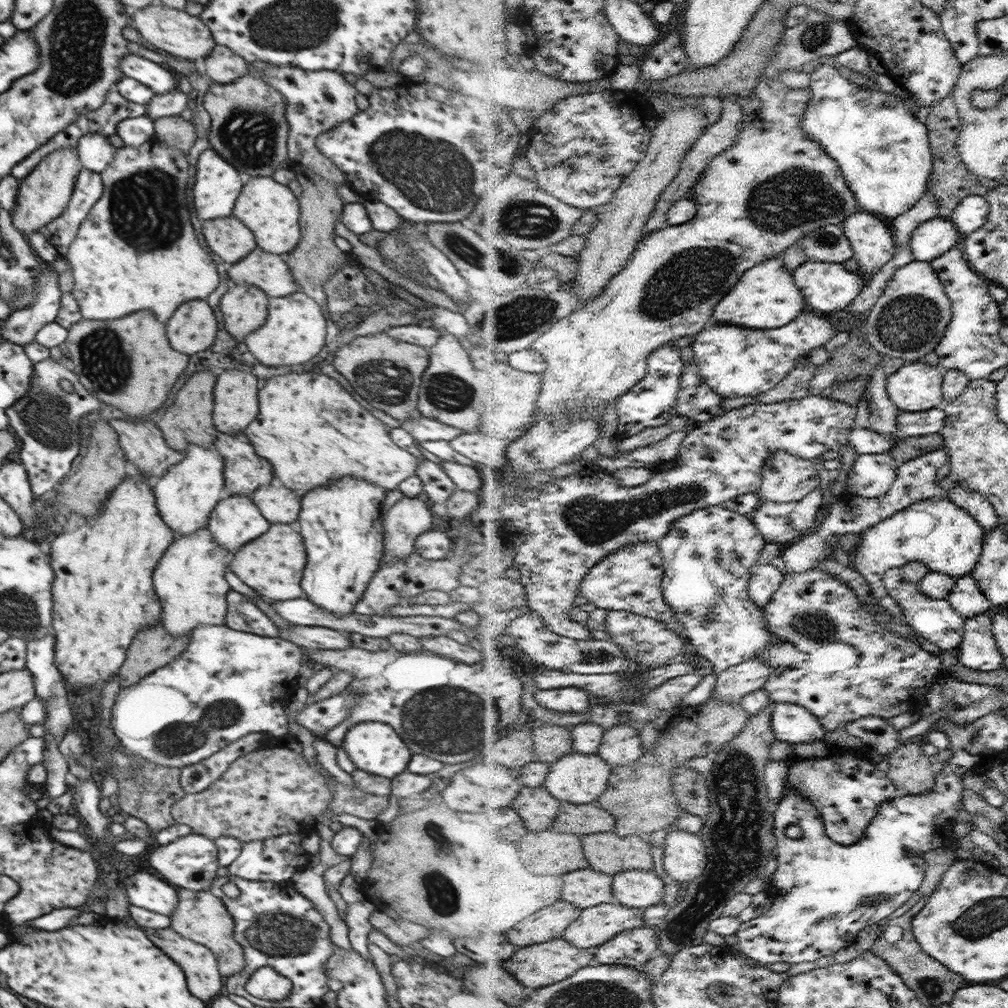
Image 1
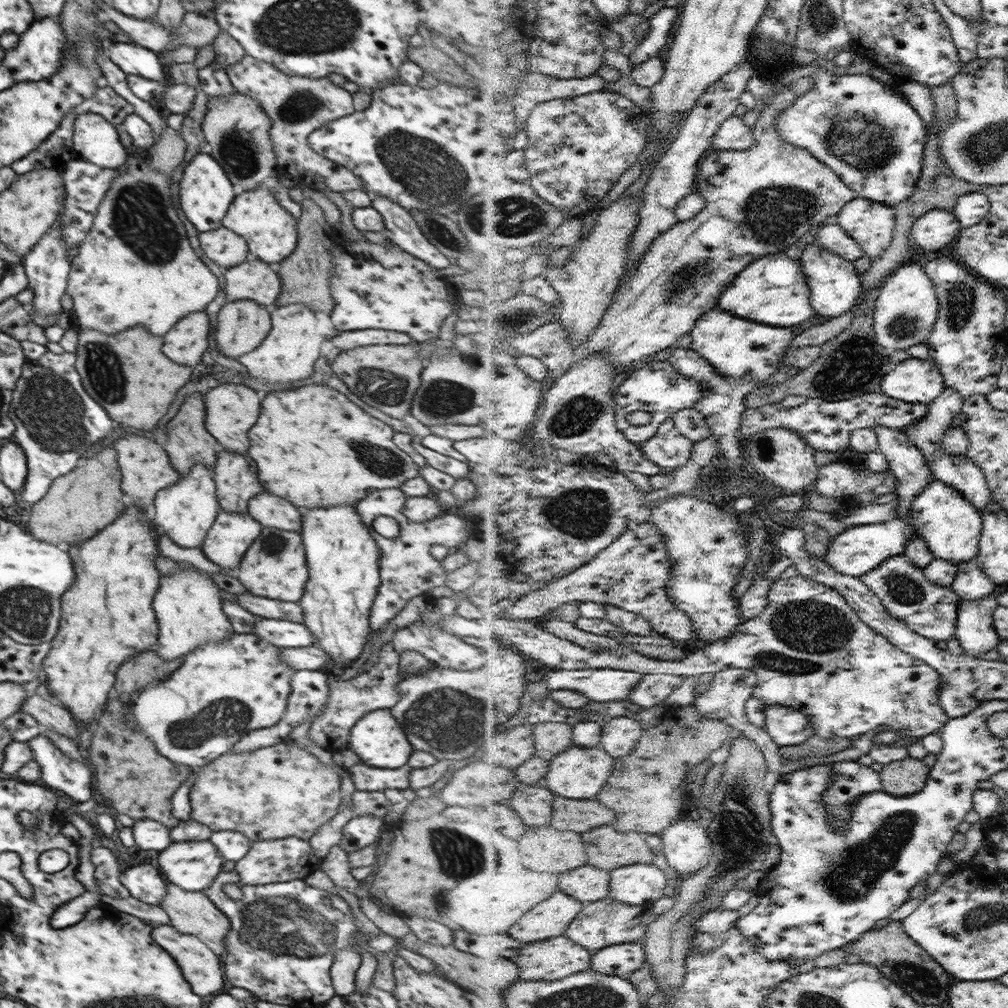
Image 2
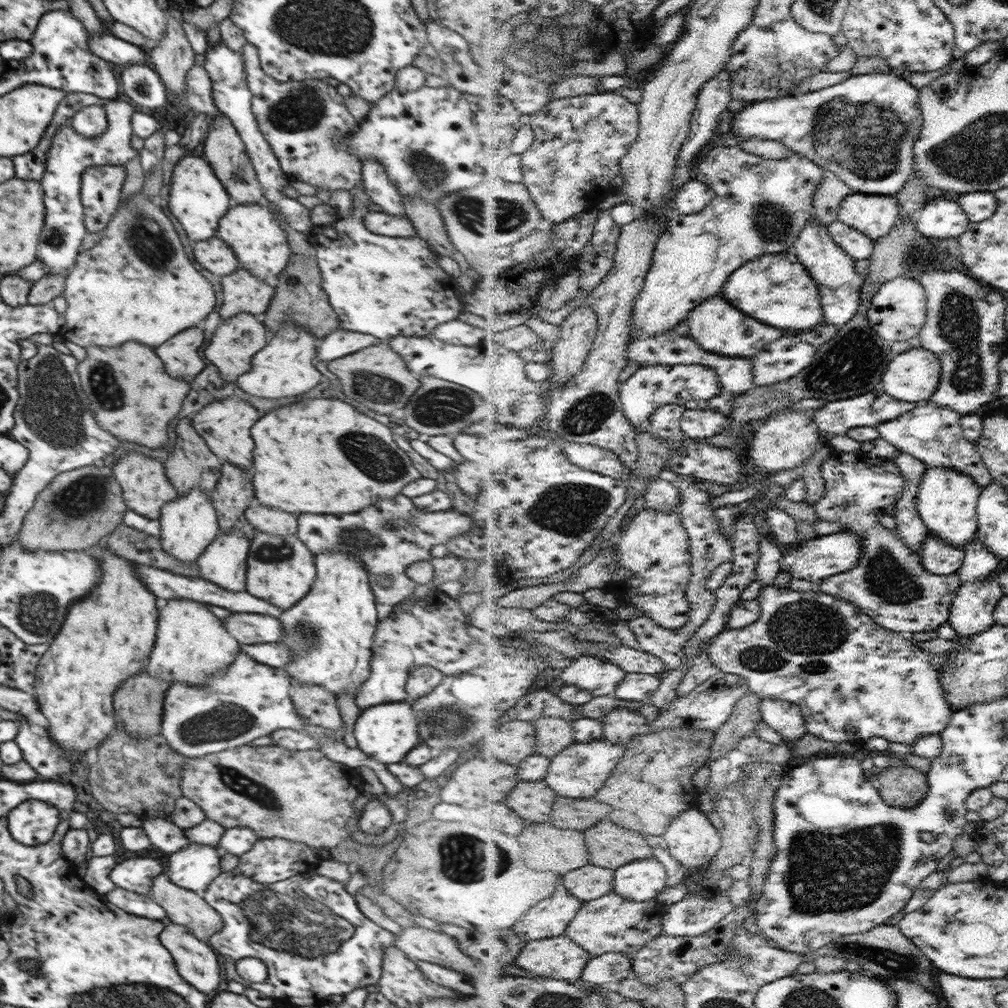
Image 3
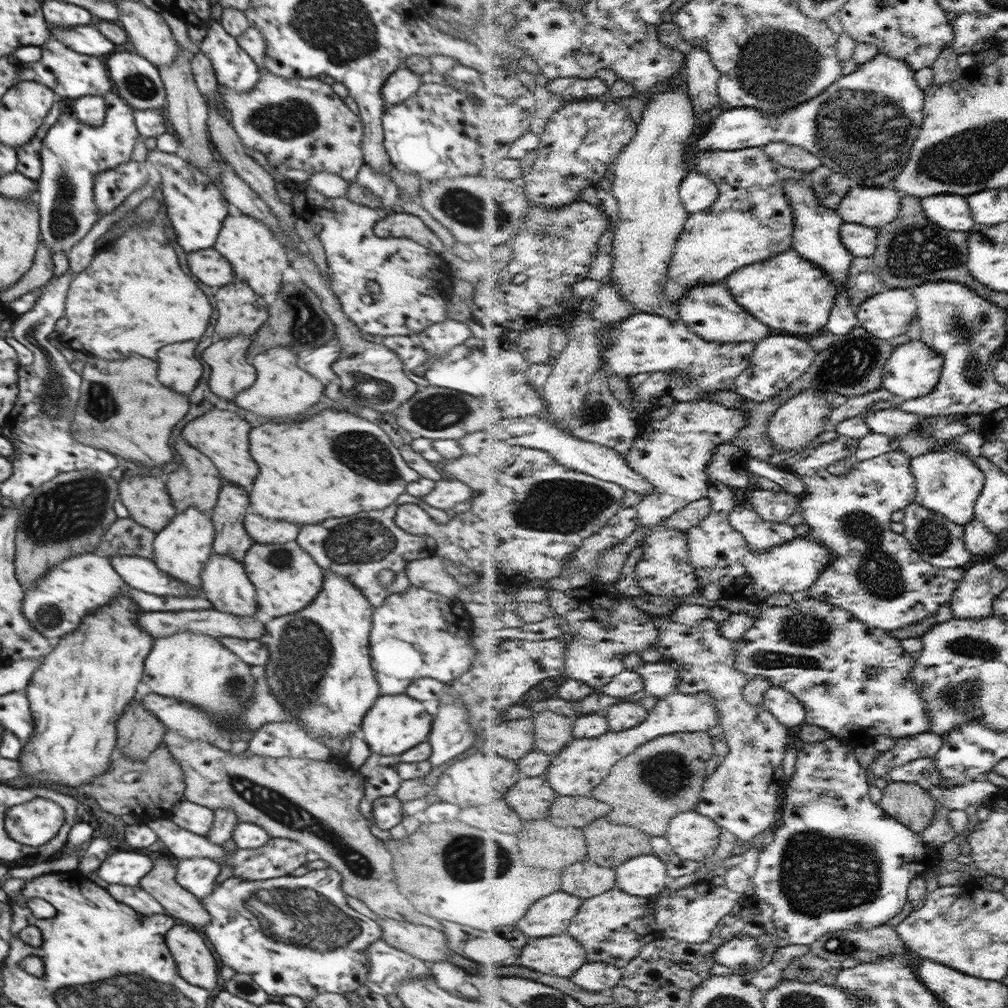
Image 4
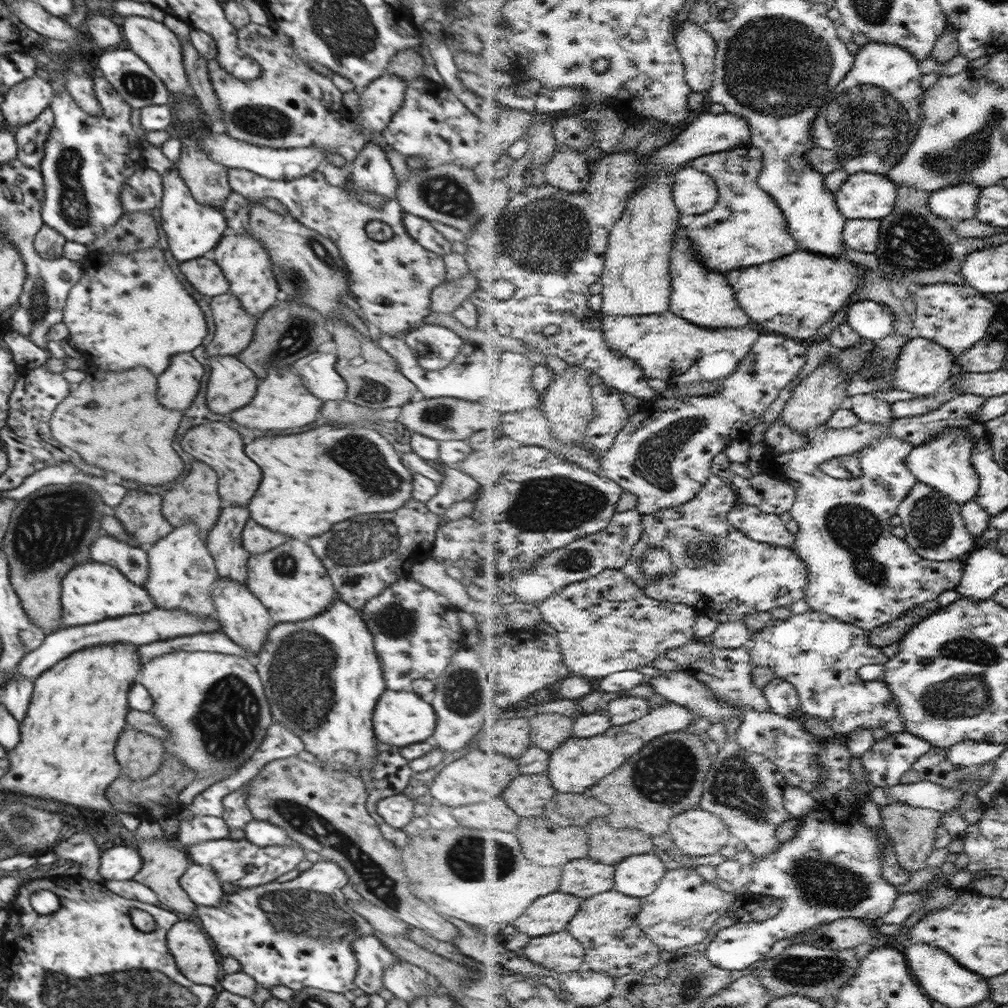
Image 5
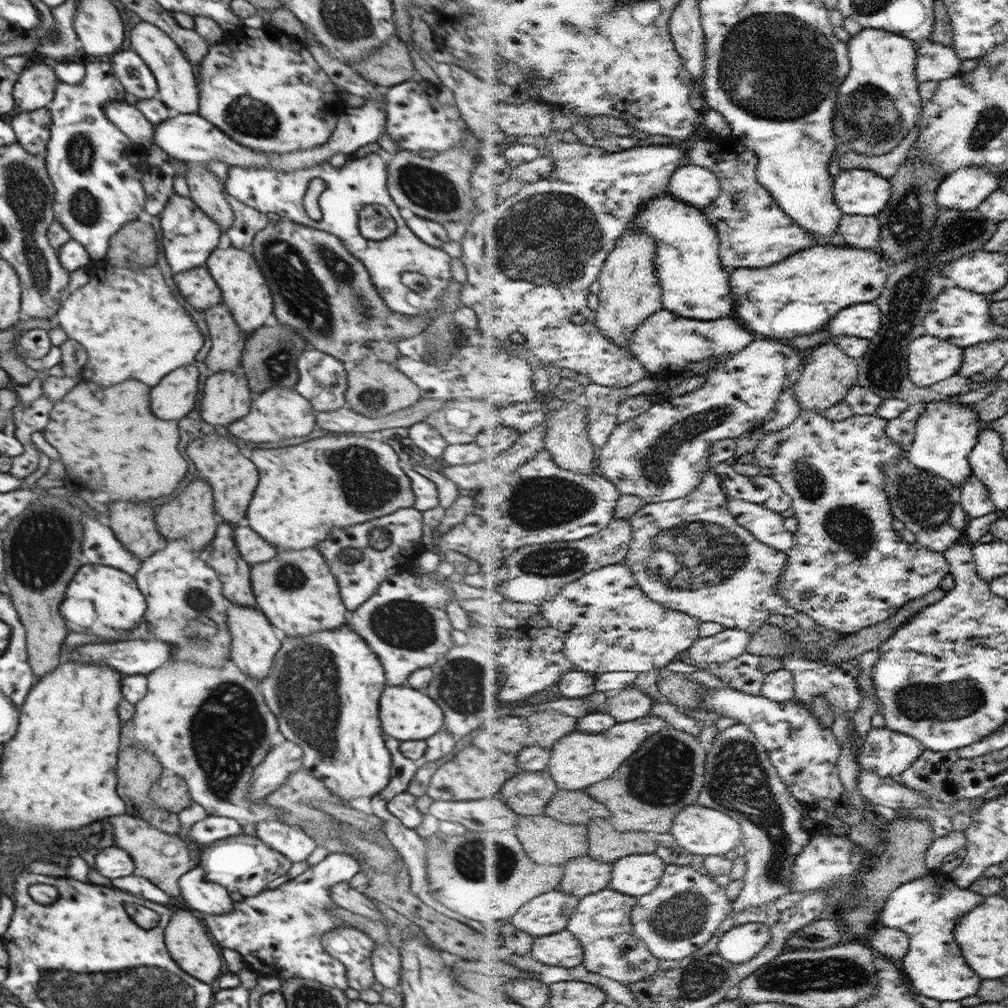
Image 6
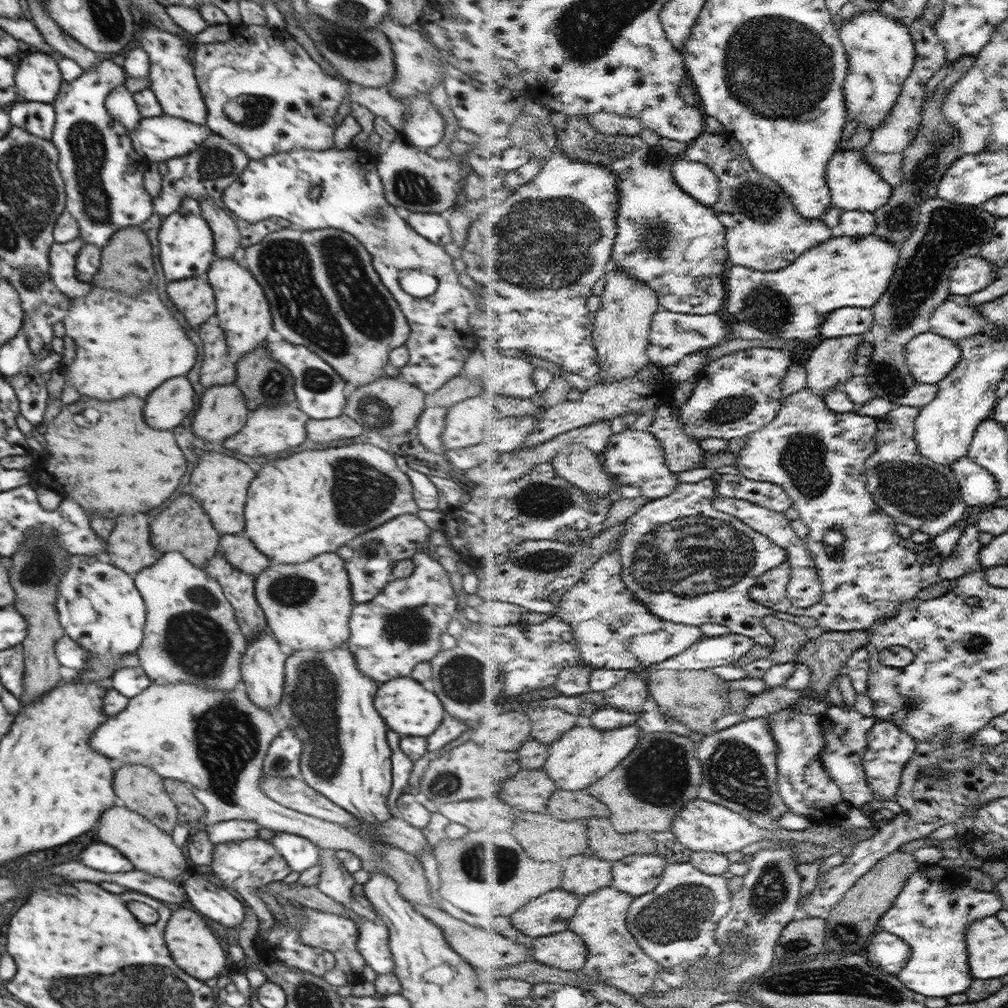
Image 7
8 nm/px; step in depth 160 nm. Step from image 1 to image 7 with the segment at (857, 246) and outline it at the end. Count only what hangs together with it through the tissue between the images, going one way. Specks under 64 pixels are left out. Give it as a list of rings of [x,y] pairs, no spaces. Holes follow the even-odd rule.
[[[841,146],[828,164],[827,181],[833,206],[844,211],[860,210],[874,213],[879,207],[887,205],[894,194],[894,187],[881,177],[878,169],[869,160],[866,160],[865,150],[846,150]]]

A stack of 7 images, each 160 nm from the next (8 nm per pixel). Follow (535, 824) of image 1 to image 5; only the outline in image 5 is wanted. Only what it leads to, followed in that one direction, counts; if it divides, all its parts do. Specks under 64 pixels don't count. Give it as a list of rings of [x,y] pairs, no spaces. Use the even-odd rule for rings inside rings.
[[[547,774],[539,776],[519,776],[511,782],[511,788],[503,794],[507,804],[517,810],[519,816],[543,816],[545,814],[545,804],[557,794],[553,782],[549,780]]]

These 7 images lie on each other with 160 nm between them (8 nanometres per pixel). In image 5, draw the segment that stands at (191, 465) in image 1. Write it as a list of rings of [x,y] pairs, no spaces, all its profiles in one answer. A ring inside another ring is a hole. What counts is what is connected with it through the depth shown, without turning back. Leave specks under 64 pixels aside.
[[[195,524],[173,527],[169,534],[156,540],[145,550],[149,571],[143,588],[152,598],[155,607],[187,611],[203,619],[216,618],[210,590],[218,574],[214,560],[206,549],[203,535]]]

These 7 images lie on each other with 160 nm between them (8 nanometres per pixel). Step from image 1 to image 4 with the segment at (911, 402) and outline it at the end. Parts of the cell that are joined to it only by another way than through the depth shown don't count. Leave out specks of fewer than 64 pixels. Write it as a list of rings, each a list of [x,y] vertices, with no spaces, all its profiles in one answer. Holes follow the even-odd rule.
[[[922,339],[911,340],[903,345],[895,346],[884,371],[883,386],[893,395],[904,401],[920,399],[930,395],[938,385],[942,372],[942,356],[935,352]]]

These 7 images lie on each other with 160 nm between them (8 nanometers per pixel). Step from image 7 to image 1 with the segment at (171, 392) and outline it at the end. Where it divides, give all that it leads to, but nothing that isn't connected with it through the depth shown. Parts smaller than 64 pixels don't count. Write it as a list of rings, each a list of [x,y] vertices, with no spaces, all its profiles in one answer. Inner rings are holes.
[[[206,299],[188,300],[166,320],[166,337],[173,350],[191,356],[211,346],[217,325]]]

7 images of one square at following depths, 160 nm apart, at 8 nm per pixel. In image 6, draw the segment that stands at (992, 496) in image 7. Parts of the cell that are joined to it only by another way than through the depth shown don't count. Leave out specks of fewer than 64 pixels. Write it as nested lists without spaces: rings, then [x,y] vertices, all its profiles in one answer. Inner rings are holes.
[[[974,475],[966,478],[961,486],[961,505],[967,520],[975,519],[994,511],[994,504],[988,499],[985,485]]]

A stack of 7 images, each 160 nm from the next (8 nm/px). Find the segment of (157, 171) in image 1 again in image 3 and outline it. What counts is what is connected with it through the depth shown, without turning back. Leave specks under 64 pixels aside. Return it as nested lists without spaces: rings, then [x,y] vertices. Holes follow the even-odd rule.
[[[141,189],[121,201],[105,228],[100,230],[100,236],[92,249],[78,253],[74,265],[64,276],[61,295],[67,308],[60,332],[62,340],[84,349],[88,346],[118,347],[135,340],[154,349],[181,330],[202,326],[202,320],[215,306],[214,290],[191,265],[171,222],[159,207],[151,203],[148,193]]]

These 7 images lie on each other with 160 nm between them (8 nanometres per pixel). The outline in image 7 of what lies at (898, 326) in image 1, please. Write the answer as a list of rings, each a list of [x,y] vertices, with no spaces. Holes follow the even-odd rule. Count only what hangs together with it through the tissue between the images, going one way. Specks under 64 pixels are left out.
[[[843,307],[823,323],[822,334],[827,339],[866,334],[871,332],[874,322],[872,308]]]

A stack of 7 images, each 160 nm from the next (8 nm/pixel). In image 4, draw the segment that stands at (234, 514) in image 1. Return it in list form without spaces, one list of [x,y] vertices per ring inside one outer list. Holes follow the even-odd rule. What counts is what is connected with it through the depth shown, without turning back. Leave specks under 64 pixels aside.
[[[211,553],[200,572],[200,590],[211,604],[212,608],[224,613],[242,617],[260,617],[265,620],[255,600],[255,589],[245,574],[242,563],[231,555],[216,555]]]

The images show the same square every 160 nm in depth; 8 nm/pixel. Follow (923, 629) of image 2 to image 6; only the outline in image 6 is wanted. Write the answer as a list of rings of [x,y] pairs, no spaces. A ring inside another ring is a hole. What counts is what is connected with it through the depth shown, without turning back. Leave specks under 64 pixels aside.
[[[802,411],[799,419],[795,420],[791,426],[780,430],[779,432],[769,432],[764,434],[763,440],[759,442],[755,454],[755,466],[757,466],[760,474],[774,478],[783,490],[792,496],[792,510],[798,521],[798,529],[794,532],[796,536],[795,546],[786,551],[789,555],[787,570],[782,576],[782,581],[778,584],[780,595],[783,595],[791,607],[797,611],[801,611],[817,624],[825,628],[835,629],[841,634],[851,634],[859,632],[862,628],[873,627],[890,619],[898,614],[898,610],[915,598],[925,596],[927,592],[935,590],[939,587],[939,582],[943,580],[943,576],[950,572],[949,562],[941,552],[933,552],[930,548],[923,546],[917,542],[905,542],[901,538],[901,534],[893,528],[894,513],[891,512],[891,503],[889,493],[886,491],[886,466],[897,462],[899,457],[903,457],[903,446],[895,444],[895,440],[891,440],[887,436],[887,420],[878,415],[854,415],[853,417],[835,422],[825,417],[823,413],[815,413],[815,411]]]

